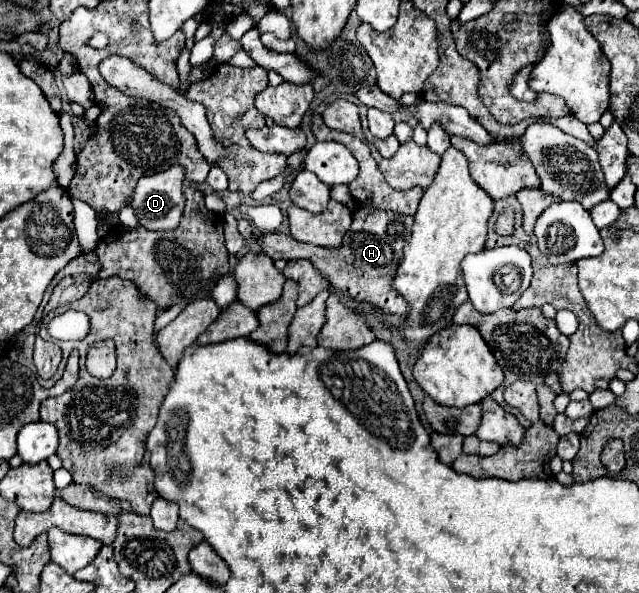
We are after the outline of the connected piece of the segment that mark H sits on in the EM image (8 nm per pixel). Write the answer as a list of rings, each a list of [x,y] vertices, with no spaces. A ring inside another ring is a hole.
[[[357,209],[353,213],[353,223],[339,249],[325,249],[325,247],[301,243],[301,241],[295,241],[291,235],[283,235],[283,233],[265,233],[259,239],[259,245],[261,245],[261,251],[269,255],[271,259],[287,259],[287,261],[307,259],[331,283],[333,289],[357,301],[367,301],[371,305],[377,305],[387,313],[405,317],[409,311],[407,301],[397,291],[393,291],[391,281],[403,257],[403,247],[411,235],[411,225],[413,225],[411,215],[397,215],[395,211],[387,213],[387,211],[375,209],[361,217],[361,211]]]

